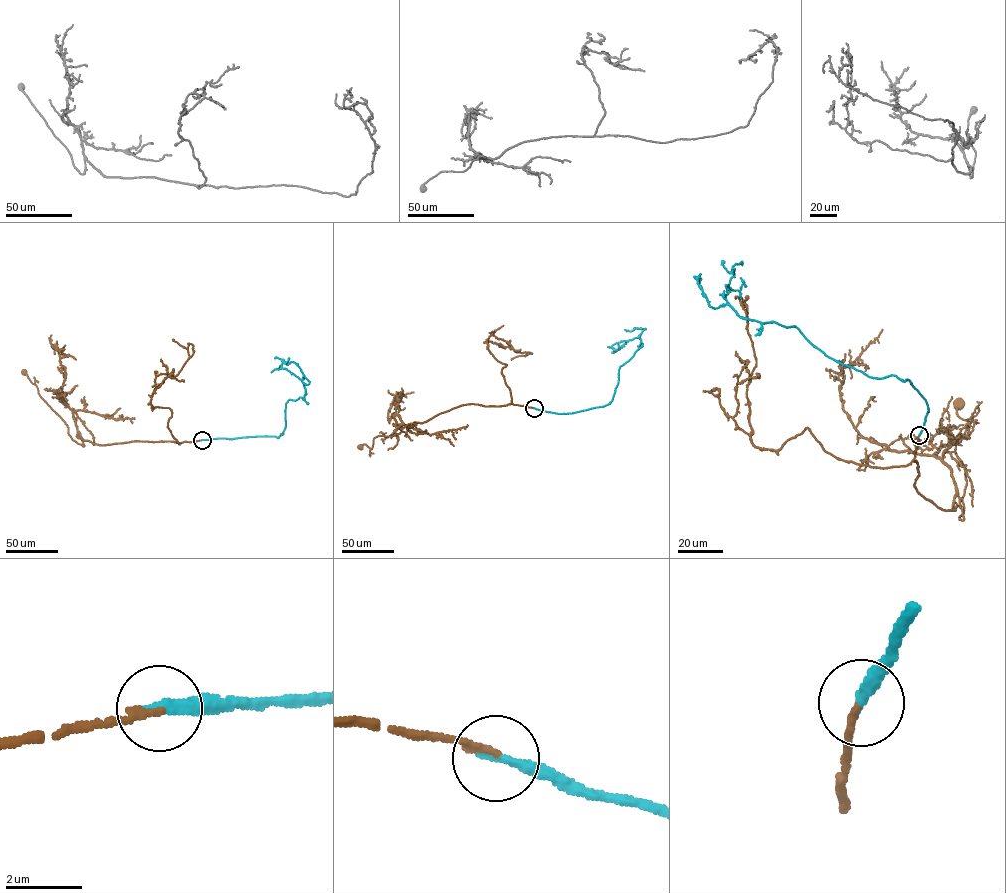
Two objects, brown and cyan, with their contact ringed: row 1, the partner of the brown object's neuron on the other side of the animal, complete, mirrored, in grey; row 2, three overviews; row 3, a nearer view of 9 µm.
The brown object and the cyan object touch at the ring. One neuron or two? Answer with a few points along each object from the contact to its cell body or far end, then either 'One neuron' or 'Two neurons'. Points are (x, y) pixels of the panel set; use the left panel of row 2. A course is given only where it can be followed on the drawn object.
Course of brown: (202, 440), (101, 445), (84, 440), (78, 431), (83, 446), (72, 439), (65, 423), (24, 372). Course of cyan: (202, 440), (282, 434), (285, 404), (303, 397), (305, 389), (301, 380), (281, 367), (285, 361), (274, 358). One neuron

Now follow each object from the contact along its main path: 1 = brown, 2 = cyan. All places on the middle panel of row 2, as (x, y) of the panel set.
1: (534, 408), (464, 404), (407, 424), (399, 434), (375, 437), (372, 449), (360, 447)
2: (534, 408), (565, 413), (607, 405), (620, 366), (641, 339), (620, 342), (622, 347), (611, 352)

